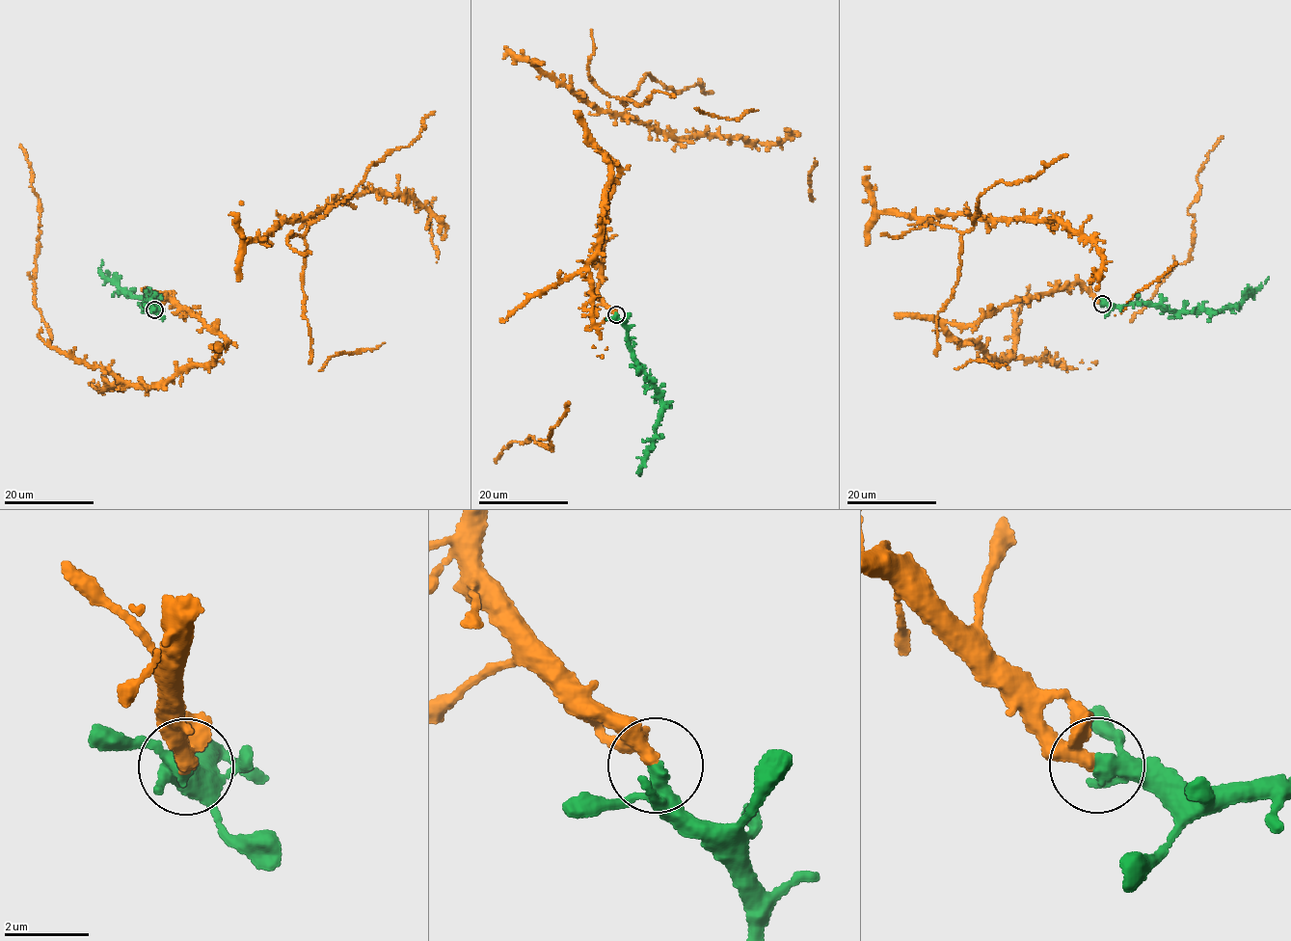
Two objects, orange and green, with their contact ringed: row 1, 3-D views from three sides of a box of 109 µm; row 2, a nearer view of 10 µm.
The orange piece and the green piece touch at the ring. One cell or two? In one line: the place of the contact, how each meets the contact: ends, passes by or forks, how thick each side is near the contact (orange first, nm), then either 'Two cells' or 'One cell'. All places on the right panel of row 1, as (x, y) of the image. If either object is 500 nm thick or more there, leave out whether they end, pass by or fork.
Place: (1102, 304). At the ring orange passes by. At the ring green forks. Thickness 280 nm (orange) against 260 nm. One cell

